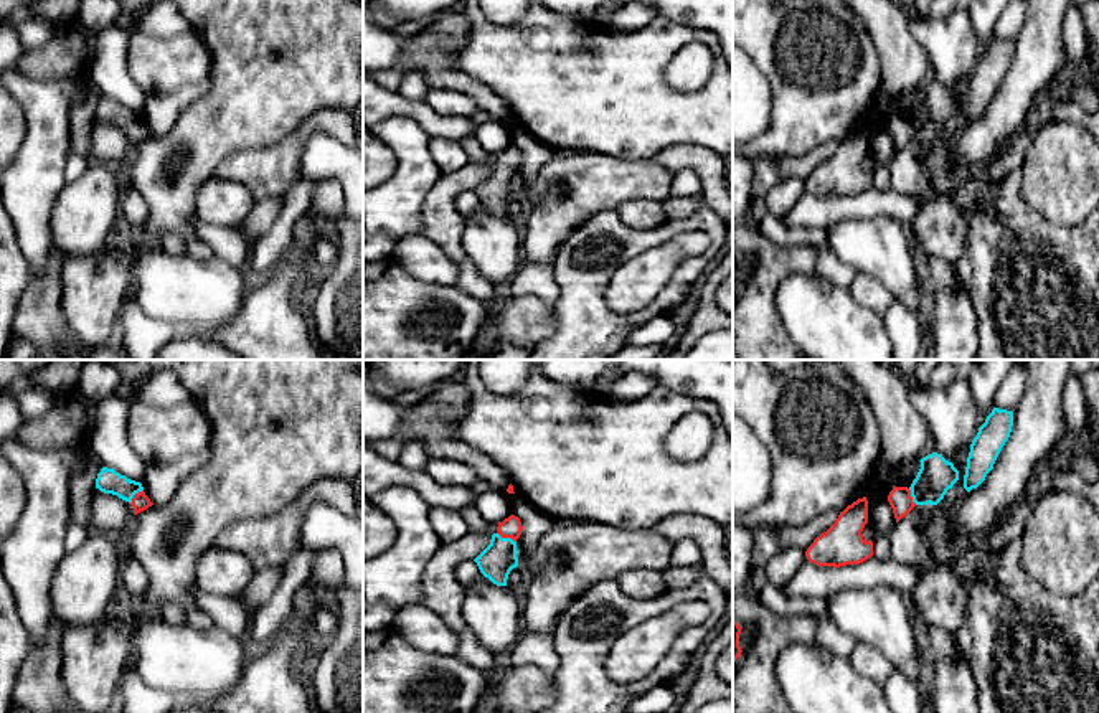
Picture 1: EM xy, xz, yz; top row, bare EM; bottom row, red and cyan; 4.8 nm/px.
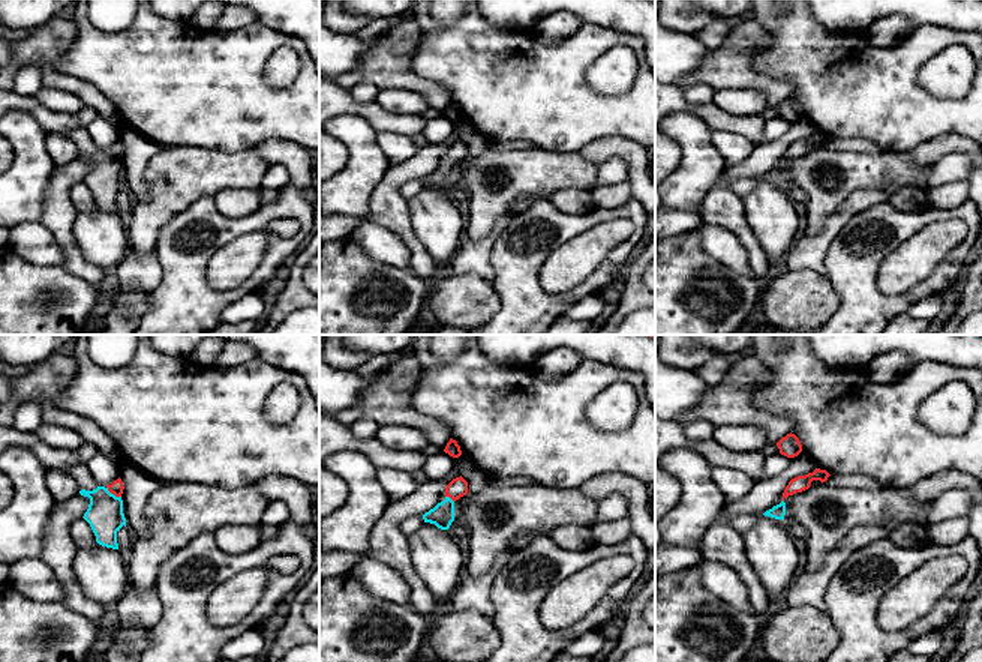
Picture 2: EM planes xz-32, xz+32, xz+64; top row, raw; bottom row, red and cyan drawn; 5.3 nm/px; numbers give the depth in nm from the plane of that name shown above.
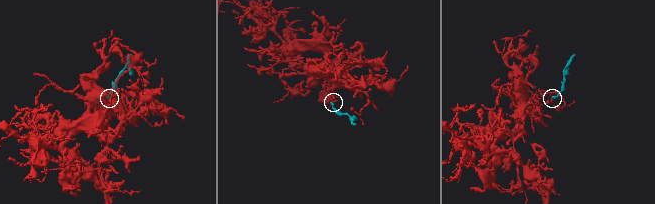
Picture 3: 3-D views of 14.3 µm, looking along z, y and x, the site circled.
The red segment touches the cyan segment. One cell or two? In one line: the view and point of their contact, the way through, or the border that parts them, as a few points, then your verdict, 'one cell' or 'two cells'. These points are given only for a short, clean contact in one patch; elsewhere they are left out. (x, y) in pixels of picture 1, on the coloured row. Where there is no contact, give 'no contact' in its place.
meets red in xz at (507, 537); runs through xz (510, 527), (507, 537), (499, 558); one cell

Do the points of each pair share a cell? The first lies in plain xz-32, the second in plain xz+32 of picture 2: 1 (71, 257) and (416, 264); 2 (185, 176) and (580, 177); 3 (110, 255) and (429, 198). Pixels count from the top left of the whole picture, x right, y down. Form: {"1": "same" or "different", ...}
{"1": "same", "2": "same", "3": "same"}

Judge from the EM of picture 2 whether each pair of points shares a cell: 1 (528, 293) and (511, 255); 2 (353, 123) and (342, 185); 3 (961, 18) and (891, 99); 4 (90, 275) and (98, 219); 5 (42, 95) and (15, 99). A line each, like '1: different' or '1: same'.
1: same
2: same
3: different
4: different
5: different

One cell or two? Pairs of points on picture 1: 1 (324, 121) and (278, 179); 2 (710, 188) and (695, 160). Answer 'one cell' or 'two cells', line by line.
1: one cell
2: one cell

